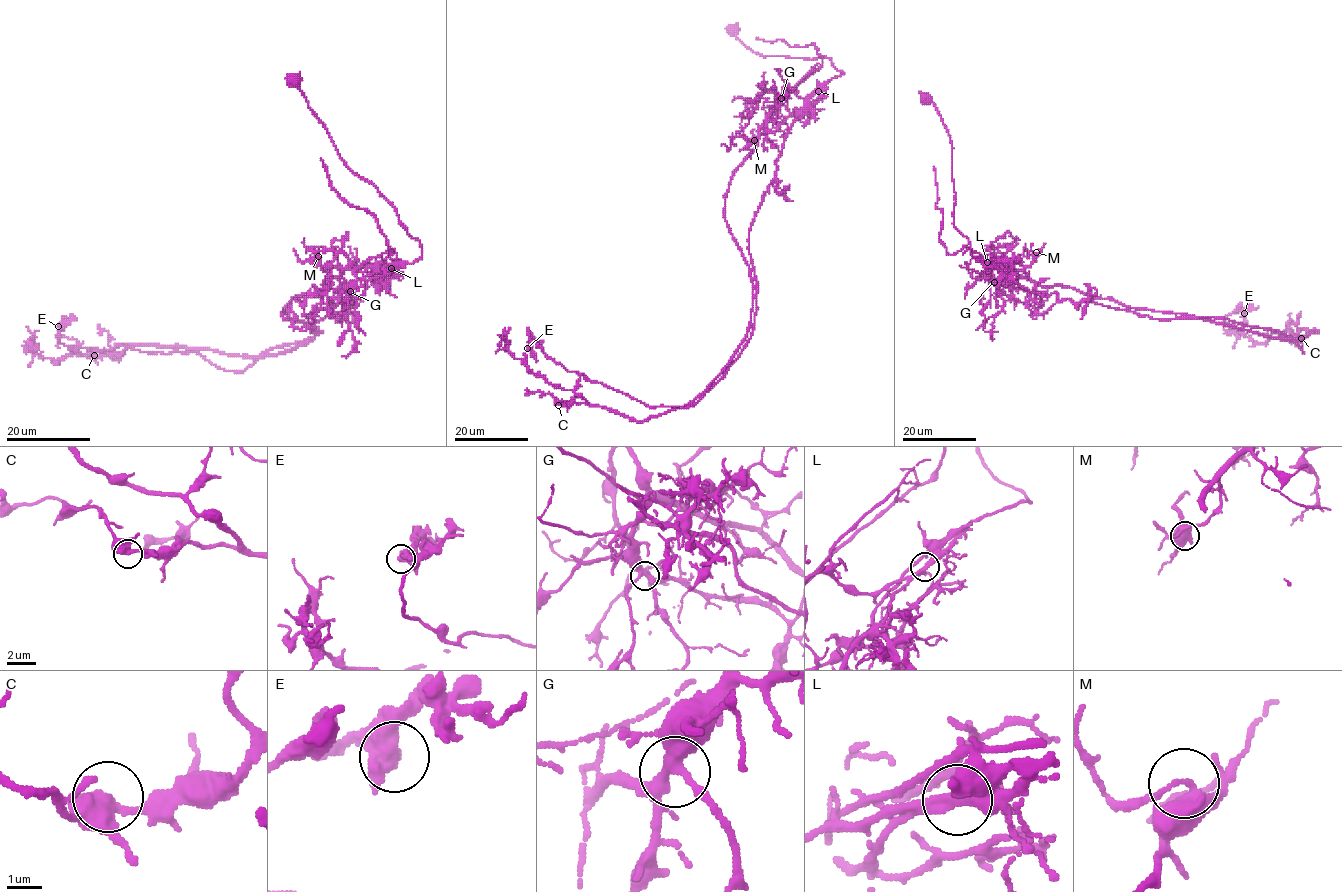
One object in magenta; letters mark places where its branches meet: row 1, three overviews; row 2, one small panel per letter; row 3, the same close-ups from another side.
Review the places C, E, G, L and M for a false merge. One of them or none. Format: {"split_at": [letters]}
{"split_at": ["L"]}

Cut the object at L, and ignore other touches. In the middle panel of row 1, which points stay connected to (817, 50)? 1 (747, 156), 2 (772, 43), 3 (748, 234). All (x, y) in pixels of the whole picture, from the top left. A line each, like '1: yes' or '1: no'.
1: yes
2: yes
3: no

